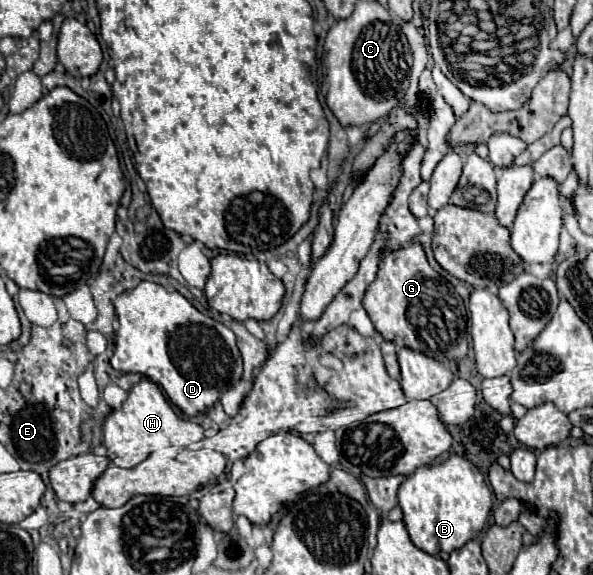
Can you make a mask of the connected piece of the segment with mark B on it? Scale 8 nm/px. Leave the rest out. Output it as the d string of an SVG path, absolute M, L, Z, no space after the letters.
M456 454L442 464L418 468L398 490L404 524L414 546L432 556L462 548L466 542L480 536L488 522L492 500L494 494L480 470Z

